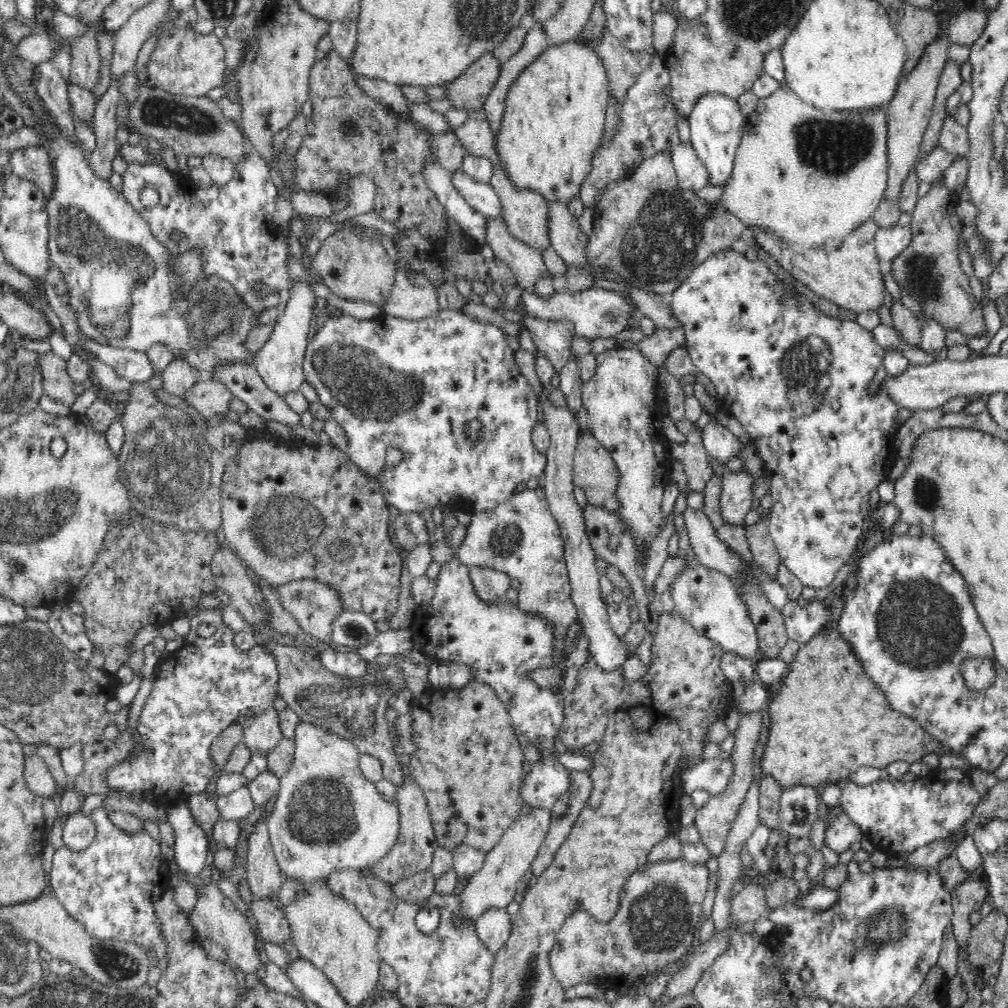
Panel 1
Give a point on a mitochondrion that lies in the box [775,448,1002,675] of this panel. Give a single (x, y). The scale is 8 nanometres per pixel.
(919, 628)

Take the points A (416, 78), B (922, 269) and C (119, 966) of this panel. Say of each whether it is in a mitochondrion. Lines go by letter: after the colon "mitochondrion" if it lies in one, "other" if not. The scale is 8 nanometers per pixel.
A: other
B: mitochondrion
C: mitochondrion

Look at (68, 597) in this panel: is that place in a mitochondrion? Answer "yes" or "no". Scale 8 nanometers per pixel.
no

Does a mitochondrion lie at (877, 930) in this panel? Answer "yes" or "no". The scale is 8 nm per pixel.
yes

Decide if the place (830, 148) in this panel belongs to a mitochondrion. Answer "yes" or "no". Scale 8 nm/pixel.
yes

